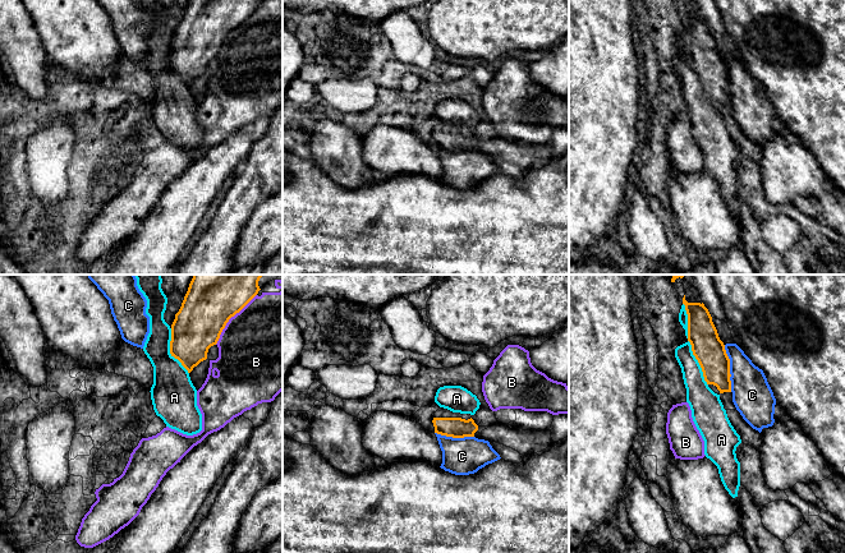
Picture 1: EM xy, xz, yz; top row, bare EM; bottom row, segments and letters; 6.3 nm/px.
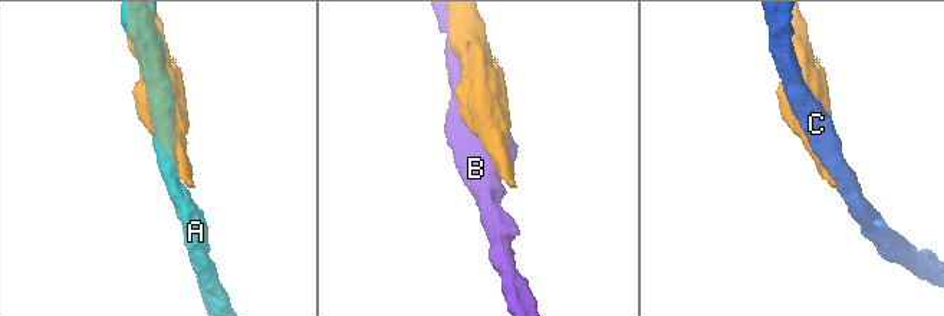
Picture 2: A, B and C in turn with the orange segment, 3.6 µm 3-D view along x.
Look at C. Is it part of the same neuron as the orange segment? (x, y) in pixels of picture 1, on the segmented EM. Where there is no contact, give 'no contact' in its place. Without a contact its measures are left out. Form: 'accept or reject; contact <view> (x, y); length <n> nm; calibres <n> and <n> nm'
reject; contact yz (729, 368); length 300 nm; calibres 200 and 260 nm

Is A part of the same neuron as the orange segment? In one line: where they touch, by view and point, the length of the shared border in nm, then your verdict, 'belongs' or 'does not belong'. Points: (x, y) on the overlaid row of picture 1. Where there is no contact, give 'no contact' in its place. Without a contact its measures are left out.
contact xy (170, 351); length 300 nm; does not belong

